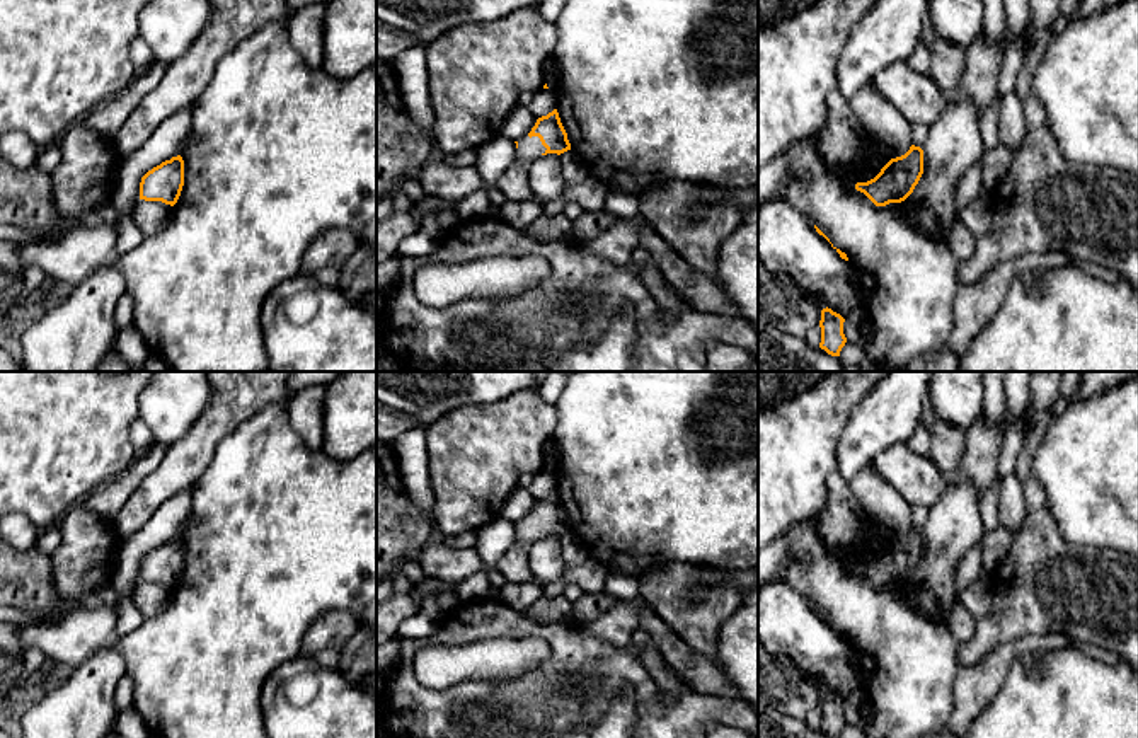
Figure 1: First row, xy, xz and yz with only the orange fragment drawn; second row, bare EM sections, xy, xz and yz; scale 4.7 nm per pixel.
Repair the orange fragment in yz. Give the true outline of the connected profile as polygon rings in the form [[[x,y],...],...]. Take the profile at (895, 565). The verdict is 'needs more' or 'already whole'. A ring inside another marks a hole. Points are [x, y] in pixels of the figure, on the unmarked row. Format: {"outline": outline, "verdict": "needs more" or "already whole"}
{"outline": [[[911,527],[910,532],[891,540],[881,554],[867,562],[857,564],[855,571],[864,574],[876,588],[905,583],[923,556],[923,532]]], "verdict": "already whole"}

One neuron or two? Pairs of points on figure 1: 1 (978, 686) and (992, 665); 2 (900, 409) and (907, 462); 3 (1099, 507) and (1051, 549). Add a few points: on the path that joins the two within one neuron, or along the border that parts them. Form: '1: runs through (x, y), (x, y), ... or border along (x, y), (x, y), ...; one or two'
1: runs through (983, 680), (992, 670); one
2: border along (905, 440), (888, 445), (871, 462); two
3: border along (1045, 505), (1057, 529), (1072, 544), (1104, 547); two

